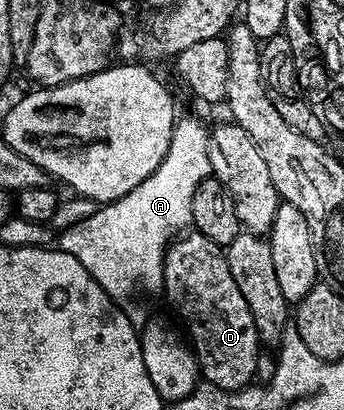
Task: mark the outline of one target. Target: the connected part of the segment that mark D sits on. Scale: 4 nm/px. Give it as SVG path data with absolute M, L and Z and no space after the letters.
M188 233L177 238L164 254L163 294L168 294L172 307L180 311L180 319L192 338L190 350L196 357L203 382L213 383L223 391L240 391L256 379L256 362L262 353L262 344L254 329L254 317L250 317L250 305L242 297L234 277L230 277L230 265L225 248L199 233Z

